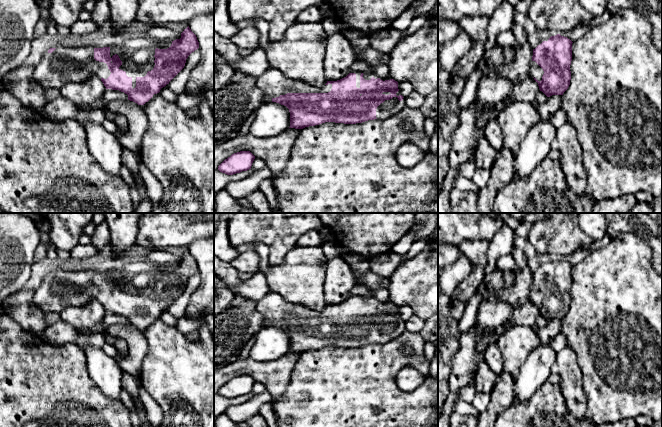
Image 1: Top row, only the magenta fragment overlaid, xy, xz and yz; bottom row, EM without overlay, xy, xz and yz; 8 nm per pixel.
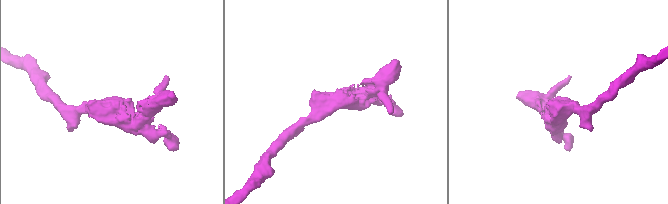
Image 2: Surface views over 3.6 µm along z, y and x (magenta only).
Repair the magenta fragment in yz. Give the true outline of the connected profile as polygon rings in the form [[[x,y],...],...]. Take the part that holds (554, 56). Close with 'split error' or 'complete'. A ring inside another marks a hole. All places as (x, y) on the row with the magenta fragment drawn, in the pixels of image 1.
[[[557,34],[533,49],[530,75],[547,97],[563,95],[570,85],[572,43]]]; split error

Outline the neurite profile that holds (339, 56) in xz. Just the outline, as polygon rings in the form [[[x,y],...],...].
[[[342,32],[328,36],[324,58],[325,77],[328,81],[337,81],[346,77],[355,61],[353,47]]]

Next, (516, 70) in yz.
[[[528,41],[522,45],[517,44],[512,48],[515,51],[514,58],[505,65],[500,66],[496,73],[499,77],[518,84],[530,75],[530,63],[532,61],[533,49]]]

